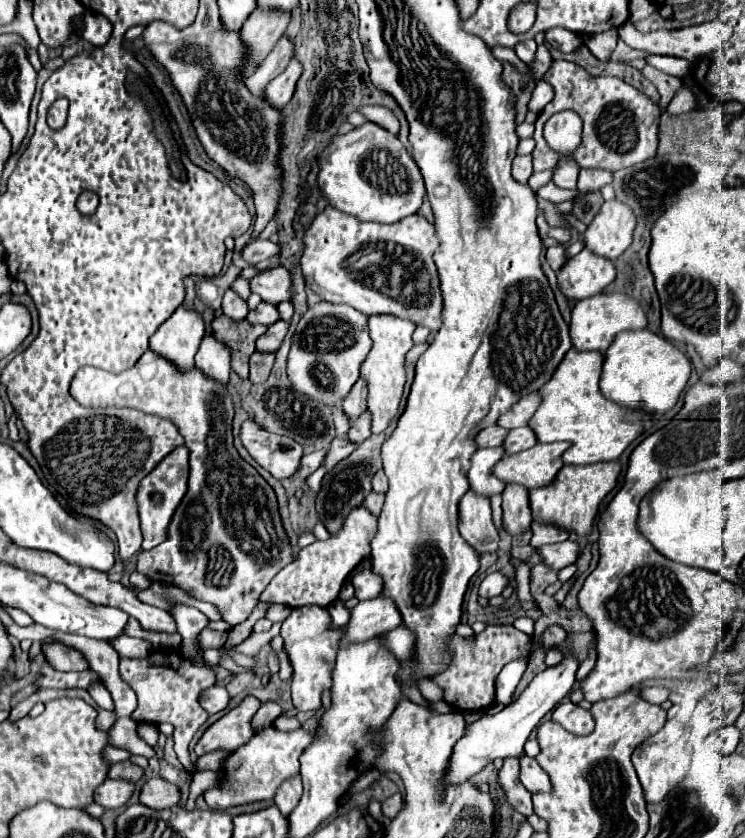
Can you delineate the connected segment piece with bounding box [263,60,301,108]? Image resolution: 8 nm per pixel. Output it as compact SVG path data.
M291 60L289 66L285 68L285 72L267 84L265 94L263 94L267 104L273 104L273 108L283 108L293 96L299 74L301 74L301 64L297 60Z

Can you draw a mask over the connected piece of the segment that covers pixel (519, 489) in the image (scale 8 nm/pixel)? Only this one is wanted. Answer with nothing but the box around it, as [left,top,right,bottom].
[503,484,531,536]

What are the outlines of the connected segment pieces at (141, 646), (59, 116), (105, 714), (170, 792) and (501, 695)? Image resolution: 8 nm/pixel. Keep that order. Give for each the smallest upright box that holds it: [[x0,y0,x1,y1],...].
[[111,636,153,658],[47,98,69,130],[97,708,115,730],[139,778,179,808],[497,660,525,706]]

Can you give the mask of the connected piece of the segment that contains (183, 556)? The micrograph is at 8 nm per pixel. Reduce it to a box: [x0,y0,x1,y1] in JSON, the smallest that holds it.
[71,350,293,626]

